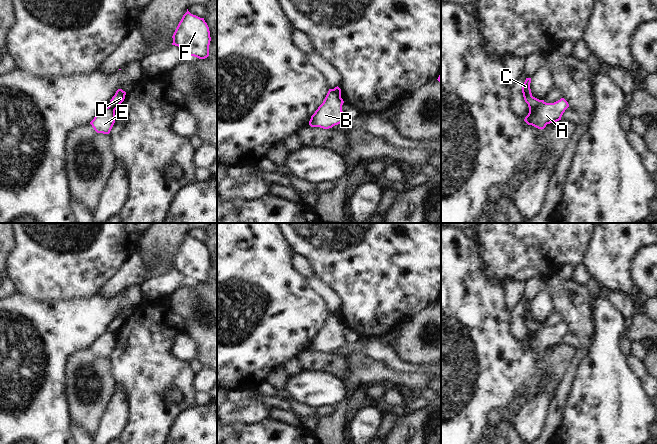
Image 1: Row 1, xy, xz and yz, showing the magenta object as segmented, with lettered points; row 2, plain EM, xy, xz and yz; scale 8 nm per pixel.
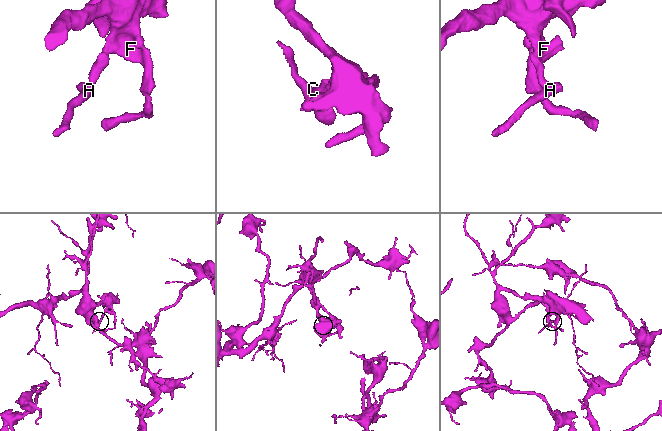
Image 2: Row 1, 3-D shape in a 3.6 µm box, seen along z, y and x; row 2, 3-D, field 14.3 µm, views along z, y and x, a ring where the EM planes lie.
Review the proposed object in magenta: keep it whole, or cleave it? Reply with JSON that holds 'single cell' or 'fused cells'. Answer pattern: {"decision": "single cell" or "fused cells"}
{"decision": "fused cells"}

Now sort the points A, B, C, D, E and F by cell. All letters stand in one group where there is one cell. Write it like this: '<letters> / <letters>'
A B E / C D F

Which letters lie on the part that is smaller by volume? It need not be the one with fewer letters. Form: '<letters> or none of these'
A, B, E

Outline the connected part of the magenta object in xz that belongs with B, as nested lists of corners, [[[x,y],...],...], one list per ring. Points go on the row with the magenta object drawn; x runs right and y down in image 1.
[[[329,89],[323,103],[311,116],[309,125],[323,129],[332,128],[347,120],[342,111],[344,101],[333,89]]]

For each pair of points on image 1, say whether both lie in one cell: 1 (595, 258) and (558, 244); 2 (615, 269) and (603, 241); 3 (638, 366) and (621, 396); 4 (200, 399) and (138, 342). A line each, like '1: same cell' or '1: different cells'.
1: different cells
2: same cell
3: different cells
4: different cells

